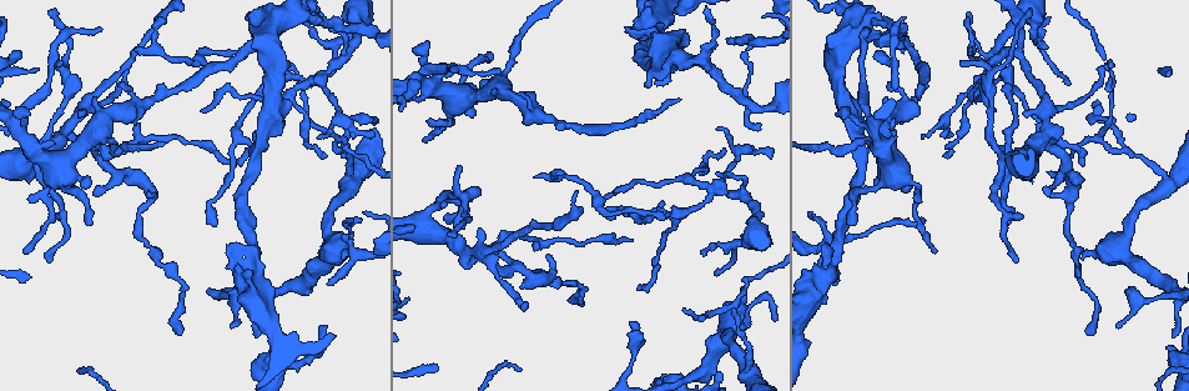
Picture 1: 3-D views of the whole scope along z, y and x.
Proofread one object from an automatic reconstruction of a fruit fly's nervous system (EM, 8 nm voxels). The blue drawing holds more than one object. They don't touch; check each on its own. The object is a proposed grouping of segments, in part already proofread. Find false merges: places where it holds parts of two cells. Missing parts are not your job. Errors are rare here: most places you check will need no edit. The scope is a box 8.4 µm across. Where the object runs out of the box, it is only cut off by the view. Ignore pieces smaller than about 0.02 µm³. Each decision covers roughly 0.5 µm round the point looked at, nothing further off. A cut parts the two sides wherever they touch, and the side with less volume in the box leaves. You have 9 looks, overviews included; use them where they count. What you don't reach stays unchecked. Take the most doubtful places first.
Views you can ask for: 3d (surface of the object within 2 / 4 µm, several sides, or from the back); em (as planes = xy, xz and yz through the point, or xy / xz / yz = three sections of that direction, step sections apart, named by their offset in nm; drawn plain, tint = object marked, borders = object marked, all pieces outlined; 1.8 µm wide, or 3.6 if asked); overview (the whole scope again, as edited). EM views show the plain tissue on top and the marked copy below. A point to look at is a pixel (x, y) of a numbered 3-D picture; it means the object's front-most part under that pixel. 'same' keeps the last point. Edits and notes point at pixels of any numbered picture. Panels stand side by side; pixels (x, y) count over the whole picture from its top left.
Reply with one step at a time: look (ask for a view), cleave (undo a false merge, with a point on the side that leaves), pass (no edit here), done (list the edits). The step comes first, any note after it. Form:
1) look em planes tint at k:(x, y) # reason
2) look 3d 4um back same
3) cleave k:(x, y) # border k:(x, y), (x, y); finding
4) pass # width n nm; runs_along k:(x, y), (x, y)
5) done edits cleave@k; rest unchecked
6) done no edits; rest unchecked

look em planes tint at 1:(426, 230) # calibre changes

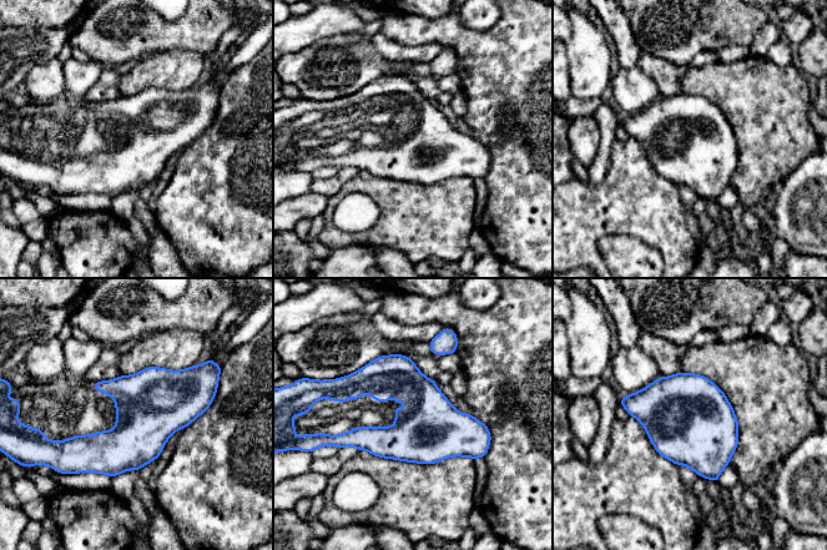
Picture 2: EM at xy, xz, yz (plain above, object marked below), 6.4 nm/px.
pass # width 440 nm; continuous, no second cell

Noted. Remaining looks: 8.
look em yz step 4 tint at 1:(314, 78) # four arms meet

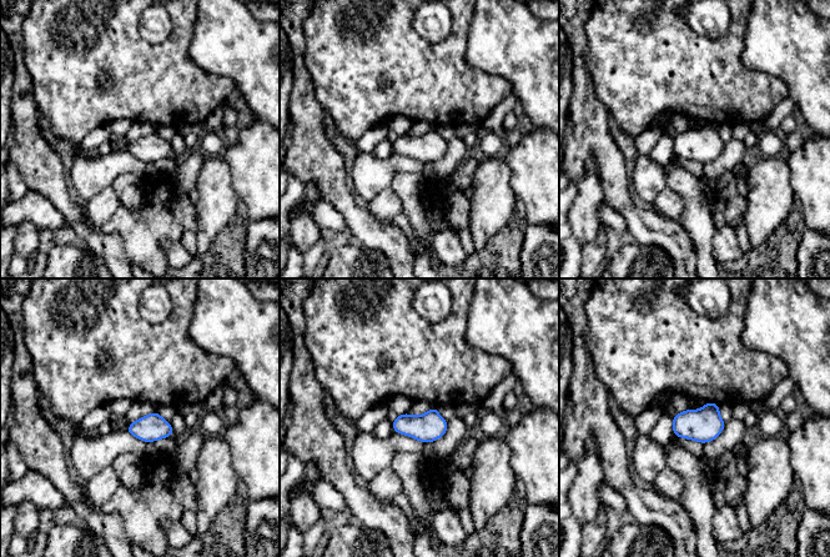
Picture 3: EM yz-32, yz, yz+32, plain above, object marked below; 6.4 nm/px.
pass # width 170 nm; all the same cell

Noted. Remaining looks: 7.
look em xz step 8 tint at 1:(1164, 186) # two arms in line, one across

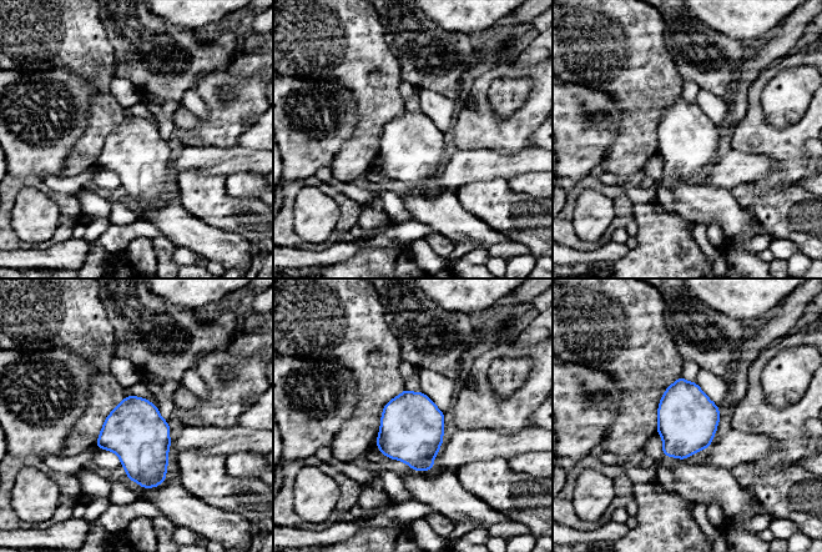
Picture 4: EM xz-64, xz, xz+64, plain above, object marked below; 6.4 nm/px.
pass # continuous, no second cell

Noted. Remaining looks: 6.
look em planes borders at 1:(420, 75) # abrupt turn

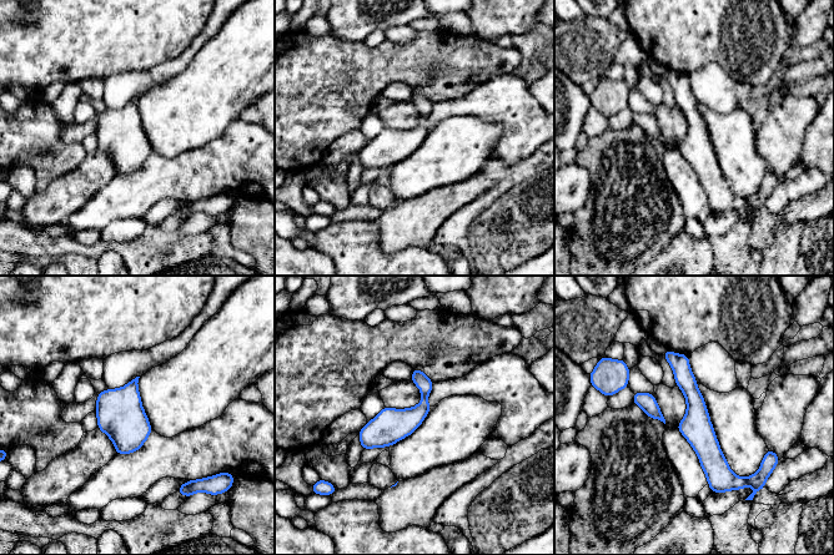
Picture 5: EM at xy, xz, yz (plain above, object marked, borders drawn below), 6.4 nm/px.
pass # runs_along 5:(668, 353), (721, 485); continuous, no second cell

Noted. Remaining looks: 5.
done no edits; rest unchecked

